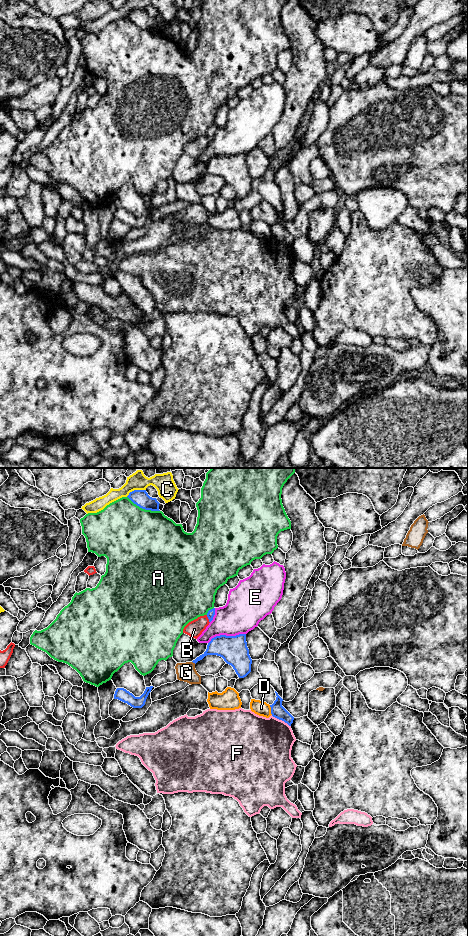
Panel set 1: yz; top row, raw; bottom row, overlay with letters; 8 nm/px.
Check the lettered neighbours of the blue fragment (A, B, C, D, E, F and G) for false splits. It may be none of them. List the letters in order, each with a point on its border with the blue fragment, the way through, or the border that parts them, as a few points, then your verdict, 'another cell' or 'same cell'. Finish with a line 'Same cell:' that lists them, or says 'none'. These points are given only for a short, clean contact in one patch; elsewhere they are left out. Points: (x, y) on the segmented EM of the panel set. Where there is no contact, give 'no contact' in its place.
A: contact yz (143, 508); another cell
B: contact yz (208, 618); another cell
C: contact yz (135, 490); another cell
D: contact yz (271, 710); border yz (269, 705), (272, 714); another cell
E: contact yz (225, 635); another cell
F: contact yz (281, 719); another cell
G: contact yz (194, 662); another cell
Same cell: none

